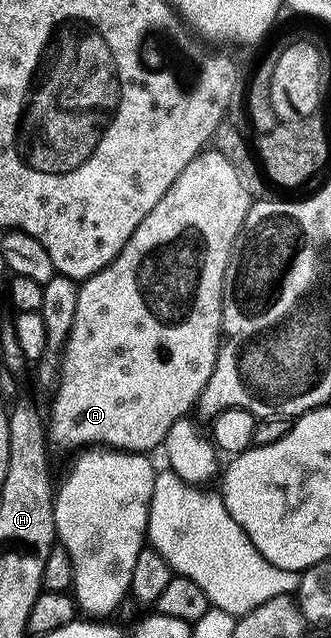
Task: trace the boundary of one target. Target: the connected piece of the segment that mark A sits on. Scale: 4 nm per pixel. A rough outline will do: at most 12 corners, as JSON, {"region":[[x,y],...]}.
{"region":[[215,149],[79,284],[53,448],[197,410],[254,202]]}

